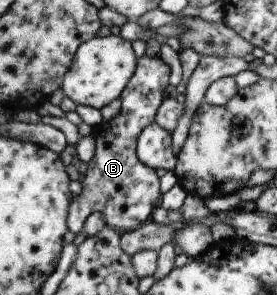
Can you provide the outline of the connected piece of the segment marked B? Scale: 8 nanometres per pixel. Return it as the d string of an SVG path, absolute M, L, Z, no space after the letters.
M157 55L140 56L135 64L132 76L120 94L118 114L110 122L92 128L95 150L86 164L86 172L77 176L81 190L71 196L66 210L66 228L75 235L82 229L84 220L94 212L102 214L104 224L118 234L135 230L152 219L161 198L156 172L139 162L134 150L138 134L154 121L156 110L162 103L162 94L169 85L170 68Z

